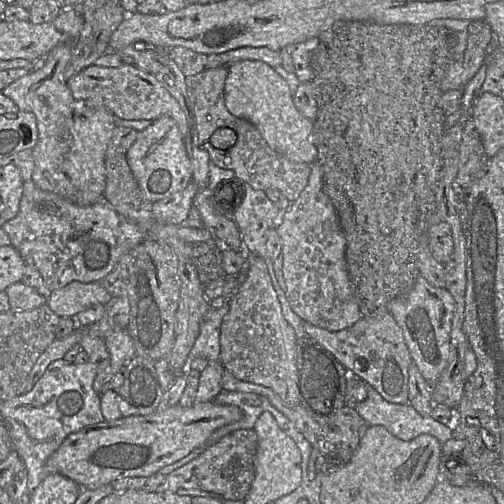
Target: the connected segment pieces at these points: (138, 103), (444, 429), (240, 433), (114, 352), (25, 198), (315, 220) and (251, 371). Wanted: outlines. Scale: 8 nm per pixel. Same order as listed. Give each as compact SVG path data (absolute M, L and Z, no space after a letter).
M93 64L70 77L67 85L77 101L86 106L105 108L120 119L156 120L162 116L170 116L178 124L185 142L189 126L180 104L154 75L135 64L121 67L102 67Z
M370 385L367 397L354 409L369 425L381 425L401 440L409 441L421 434L429 434L444 444L453 437L453 424L445 425L432 416L422 416L410 403L387 402Z
M239 429L227 434L198 457L166 475L157 492L176 492L179 488L217 493L228 500L243 500L255 476L254 459L258 436L253 429Z
M126 329L108 334L104 343L110 354L110 362L102 372L98 372L93 382L95 392L102 394L103 386L108 383L121 367L126 367L136 356L134 343Z
M32 181L24 182L19 211L15 217L5 222L3 229L10 239L10 244L18 251L26 265L37 270L46 286L51 290L64 287L72 281L90 283L101 281L109 274L119 259L146 237L166 241L172 236L178 237L190 245L217 241L213 231L203 228L193 228L185 225L155 223L148 229L148 236L138 224L121 216L103 197L93 204L81 206L55 193L42 190Z
M319 163L312 165L308 184L296 201L282 213L277 233L282 242L283 276L285 294L293 312L304 322L337 332L353 326L363 318L347 272L346 239L336 209L323 190L322 169Z
M246 253L246 259L249 261L246 277L241 281L236 296L229 301L229 310L221 323L219 361L237 379L268 387L278 394L288 407L297 406L300 404L300 394L295 330L282 314L265 259L249 253Z

